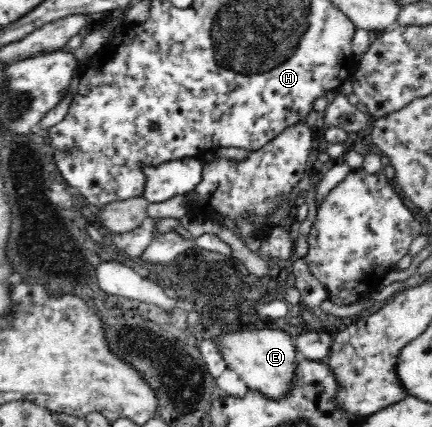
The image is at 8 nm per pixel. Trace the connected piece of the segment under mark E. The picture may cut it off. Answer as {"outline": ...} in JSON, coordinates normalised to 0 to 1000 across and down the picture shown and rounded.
{"outline":[[[609,768],[604,773],[553,775],[544,780],[516,780],[500,789],[500,801],[521,838],[528,864],[549,871],[549,878],[572,899],[572,906],[604,918],[613,932],[644,937],[671,923],[685,899],[690,850],[699,834],[685,822],[681,796],[664,778],[646,770]]]}

